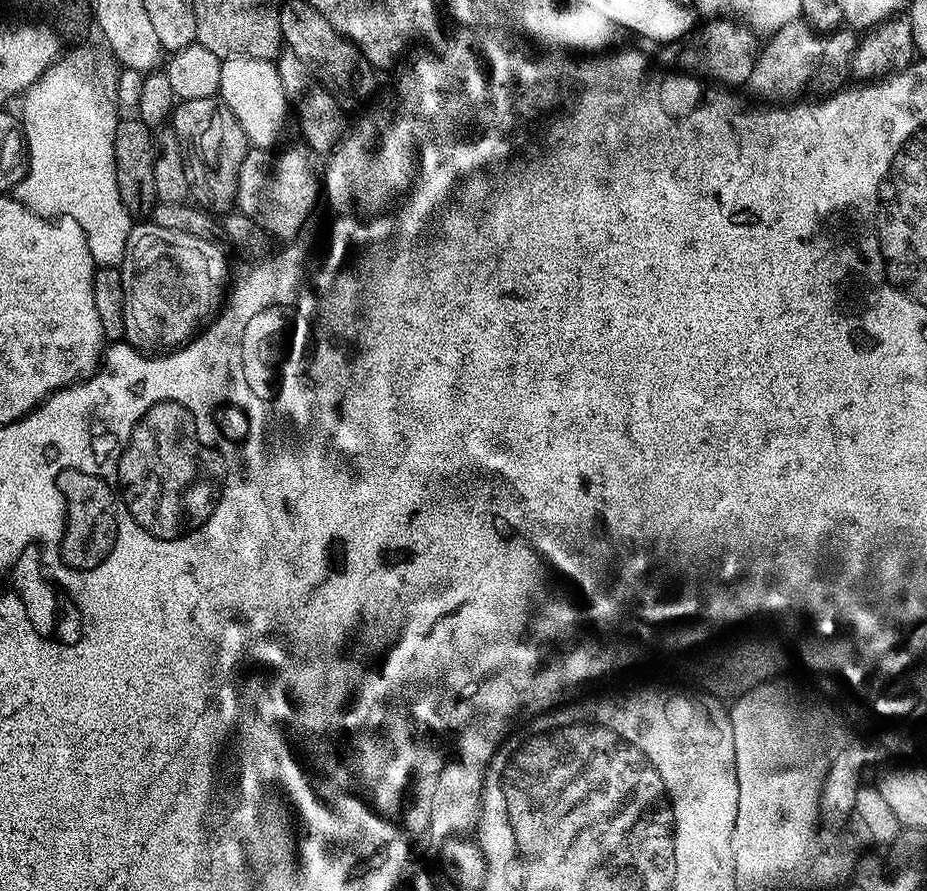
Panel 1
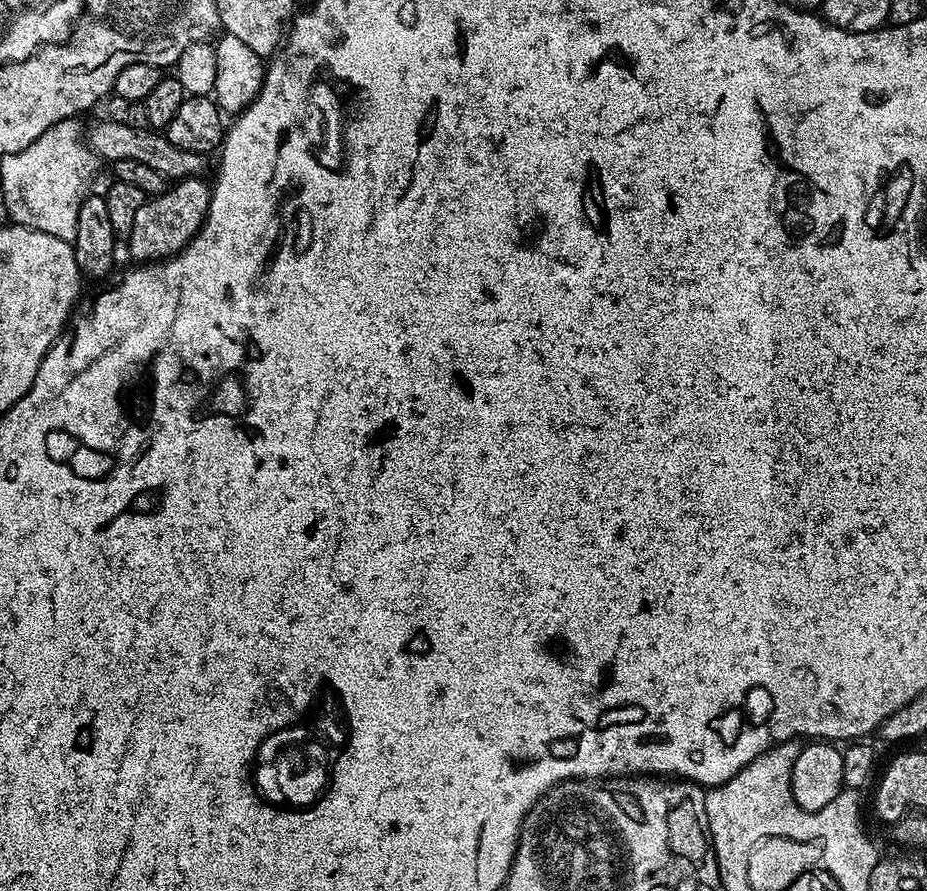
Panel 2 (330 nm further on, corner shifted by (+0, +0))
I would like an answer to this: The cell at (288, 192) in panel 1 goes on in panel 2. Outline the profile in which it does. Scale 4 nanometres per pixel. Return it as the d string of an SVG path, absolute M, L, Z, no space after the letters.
M103 118L92 129L86 132L86 143L101 161L111 162L122 158L131 158L133 162L142 162L142 166L150 166L150 170L158 170L165 181L175 182L188 176L199 177L204 168L205 157L199 152L182 150L168 141L167 135L156 130L141 130L128 126L119 120Z

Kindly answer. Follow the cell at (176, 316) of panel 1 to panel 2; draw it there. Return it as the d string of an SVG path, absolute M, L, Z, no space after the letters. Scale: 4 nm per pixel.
M188 176L184 180L169 183L163 192L156 196L145 199L142 206L138 206L138 212L134 214L134 226L126 237L128 252L136 262L160 262L169 256L174 256L187 246L200 225L204 223L204 215L208 212L208 198L210 195L209 185L203 184L203 179Z

